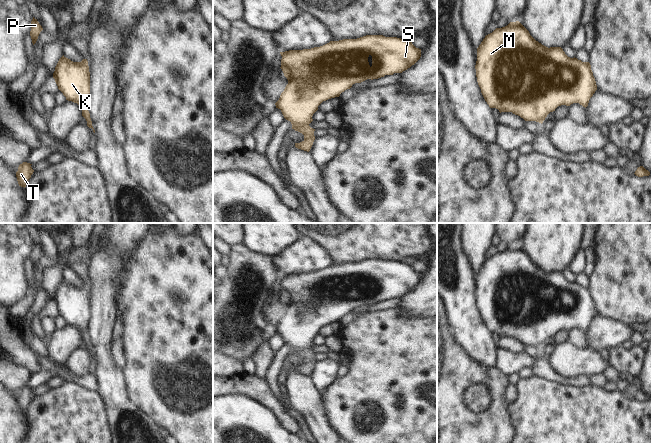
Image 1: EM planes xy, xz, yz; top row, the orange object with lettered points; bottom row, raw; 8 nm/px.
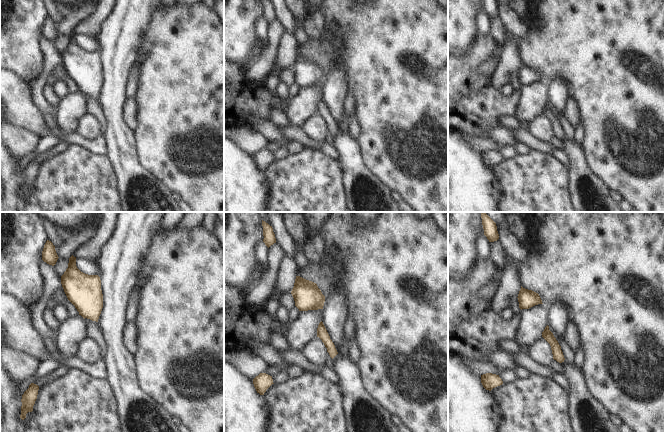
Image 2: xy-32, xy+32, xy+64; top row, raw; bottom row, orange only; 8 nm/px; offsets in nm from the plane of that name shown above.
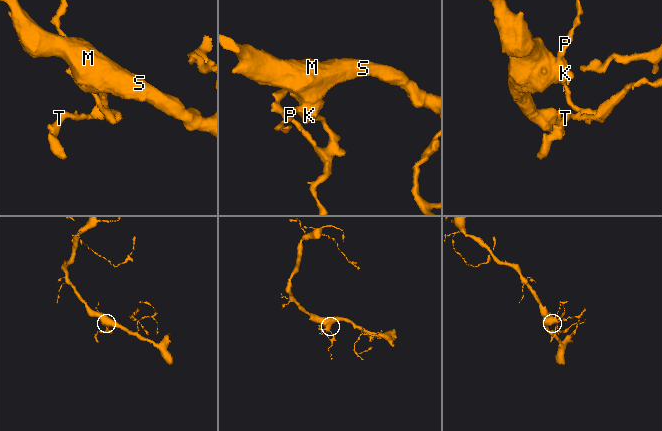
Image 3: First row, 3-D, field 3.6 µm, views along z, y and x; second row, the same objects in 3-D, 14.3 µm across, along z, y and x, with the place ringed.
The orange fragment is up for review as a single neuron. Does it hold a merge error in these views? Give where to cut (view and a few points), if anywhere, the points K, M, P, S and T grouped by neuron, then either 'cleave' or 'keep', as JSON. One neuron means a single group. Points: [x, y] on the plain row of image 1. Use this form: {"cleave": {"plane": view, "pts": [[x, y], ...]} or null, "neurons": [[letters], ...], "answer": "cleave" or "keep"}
{"cleave": null, "neurons": [["K", "M", "P", "S", "T"]], "answer": "keep"}

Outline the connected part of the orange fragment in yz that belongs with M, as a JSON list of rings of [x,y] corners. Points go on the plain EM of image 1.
[[[519,245],[510,246],[502,252],[496,252],[485,260],[477,272],[475,293],[481,317],[490,332],[496,332],[500,337],[512,336],[525,345],[536,345],[541,348],[547,339],[555,335],[558,330],[579,327],[586,332],[590,322],[597,314],[589,286],[568,281],[561,271],[548,272],[542,269]]]

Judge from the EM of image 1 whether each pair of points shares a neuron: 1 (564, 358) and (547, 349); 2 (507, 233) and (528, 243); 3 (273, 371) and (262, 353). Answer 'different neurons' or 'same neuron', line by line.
1: different neurons
2: different neurons
3: different neurons

